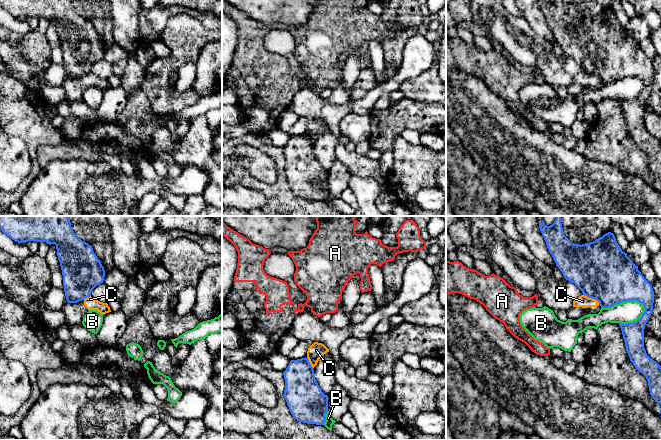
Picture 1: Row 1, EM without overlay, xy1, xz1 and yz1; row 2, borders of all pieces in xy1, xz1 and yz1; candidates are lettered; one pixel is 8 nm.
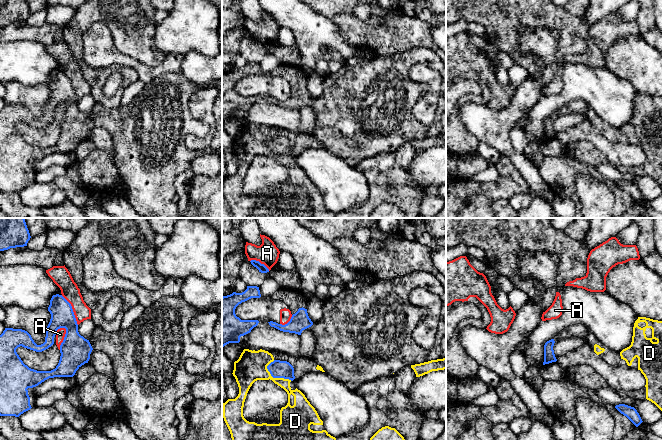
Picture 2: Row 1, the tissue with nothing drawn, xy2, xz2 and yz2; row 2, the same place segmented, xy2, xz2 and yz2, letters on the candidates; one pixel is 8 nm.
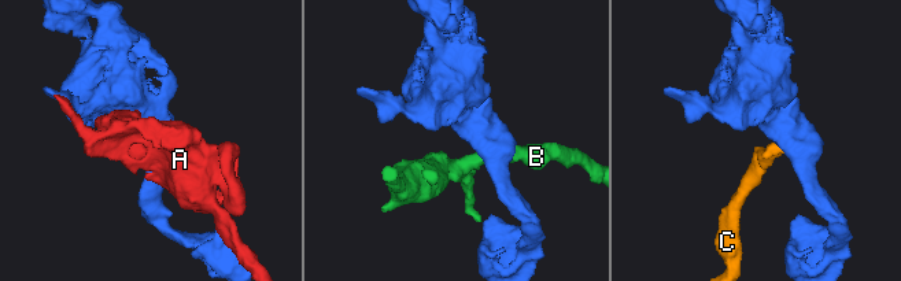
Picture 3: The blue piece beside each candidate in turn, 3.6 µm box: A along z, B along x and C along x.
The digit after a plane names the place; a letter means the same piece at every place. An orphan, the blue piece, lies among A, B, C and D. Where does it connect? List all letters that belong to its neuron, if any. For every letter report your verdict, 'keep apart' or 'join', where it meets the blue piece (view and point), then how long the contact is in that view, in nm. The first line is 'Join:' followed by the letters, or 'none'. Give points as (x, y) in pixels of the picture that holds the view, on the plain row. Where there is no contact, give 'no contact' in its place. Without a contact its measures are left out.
Join: none
A: keep apart; meets blue in xy2 at (64, 114); contact 190 nm long
B: keep apart; meets blue in yz1 at (625, 77); contact 360 nm long
C: keep apart; meets blue in yz1 at (592, 74); contact 160 nm long
D: keep apart; meets blue in xz2 at (277, 153); contact 240 nm long

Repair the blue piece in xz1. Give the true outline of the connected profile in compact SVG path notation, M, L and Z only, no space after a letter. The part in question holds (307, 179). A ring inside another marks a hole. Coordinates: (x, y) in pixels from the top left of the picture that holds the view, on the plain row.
M308 134L291 136L283 148L285 155L284 174L292 192L299 198L324 201L328 189L328 172L325 171L315 155L314 144Z

